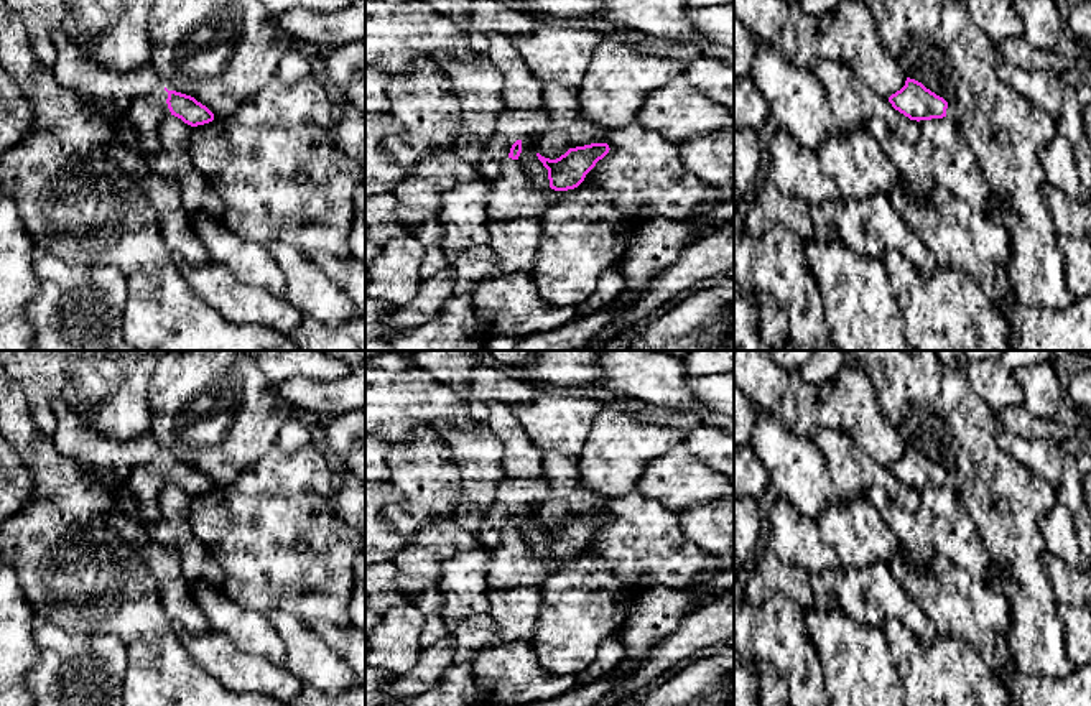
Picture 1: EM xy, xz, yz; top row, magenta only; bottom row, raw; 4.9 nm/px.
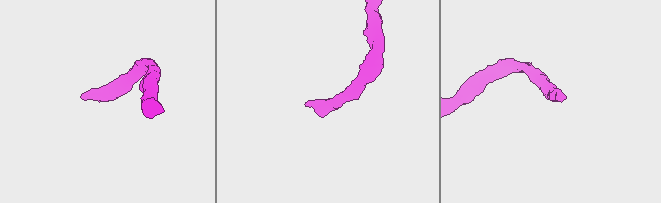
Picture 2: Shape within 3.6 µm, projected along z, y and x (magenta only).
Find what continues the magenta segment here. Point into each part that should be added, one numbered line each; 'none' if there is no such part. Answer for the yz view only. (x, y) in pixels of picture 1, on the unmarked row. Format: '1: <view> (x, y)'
none

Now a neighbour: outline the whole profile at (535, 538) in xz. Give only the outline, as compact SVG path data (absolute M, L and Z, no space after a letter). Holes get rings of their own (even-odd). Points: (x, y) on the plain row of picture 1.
M523 507L522 522L517 530L525 536L527 545L536 553L541 563L551 573L573 564L576 556L568 560L555 560L550 556L548 538L538 528L536 522L536 512L532 507Z

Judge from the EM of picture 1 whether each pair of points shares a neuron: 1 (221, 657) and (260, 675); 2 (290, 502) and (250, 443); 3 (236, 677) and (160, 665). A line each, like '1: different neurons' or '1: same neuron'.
1: same neuron
2: different neurons
3: different neurons

